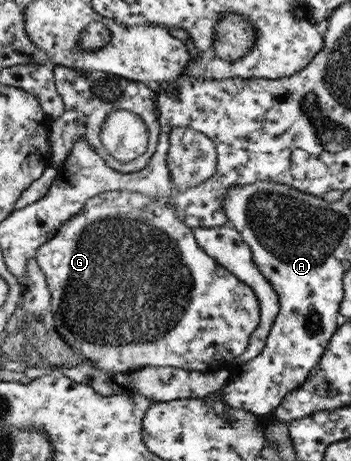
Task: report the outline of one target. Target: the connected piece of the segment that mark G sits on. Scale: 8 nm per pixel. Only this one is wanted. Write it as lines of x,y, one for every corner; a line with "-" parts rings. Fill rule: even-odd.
107,190
87,200
82,212
71,217
62,228
57,230
54,238
38,249
34,258
45,276
50,290
50,323
56,332
71,348
79,350
84,358
94,367
110,375
127,374
138,369
154,367
172,367
185,371
215,373
227,369
238,356
241,356
250,337
259,327
261,321
260,301
253,288
239,280
237,276
223,268
209,254
205,253
195,240
192,228
179,220
171,202
159,196
149,196
129,190

